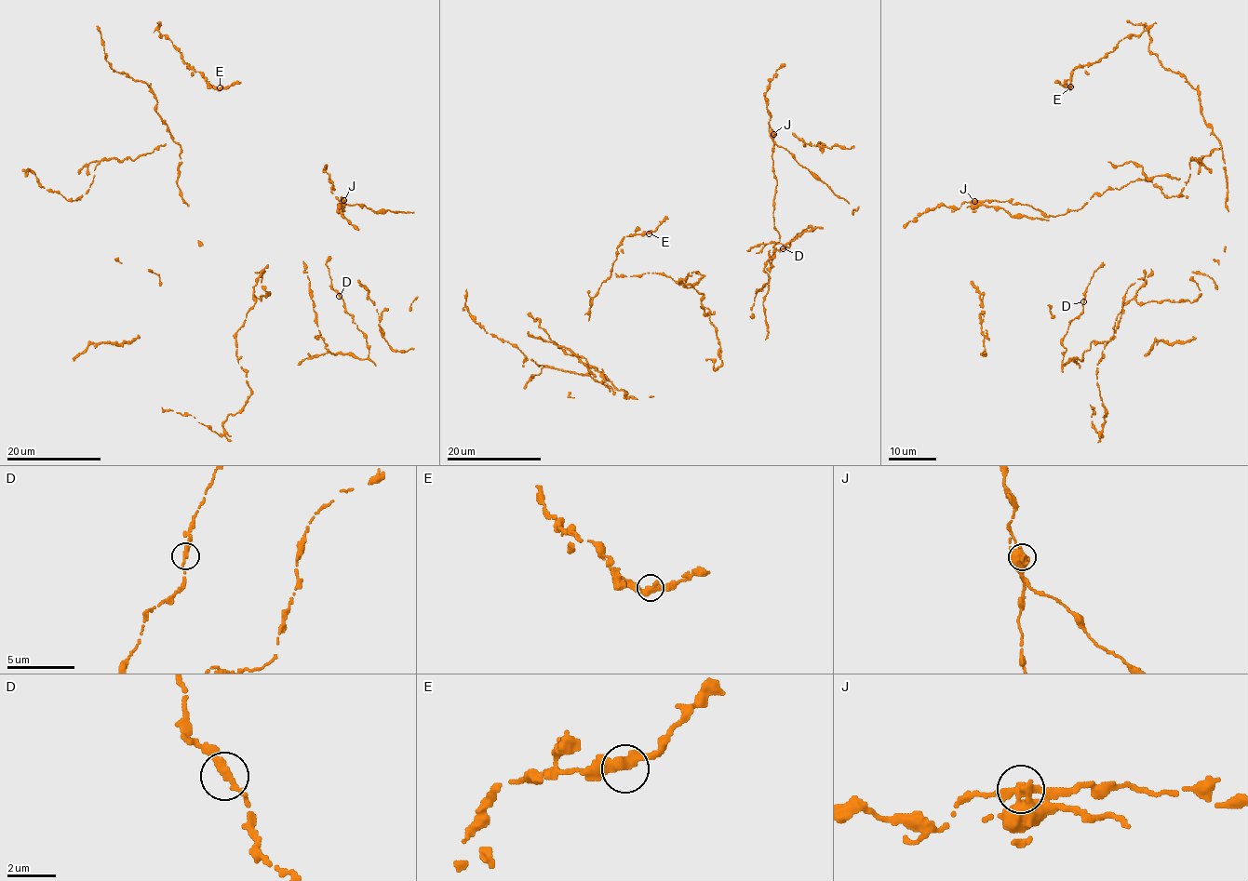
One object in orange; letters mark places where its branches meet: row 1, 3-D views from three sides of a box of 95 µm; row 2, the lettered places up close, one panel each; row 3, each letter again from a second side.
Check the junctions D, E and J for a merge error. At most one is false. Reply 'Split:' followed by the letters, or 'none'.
Split: J

